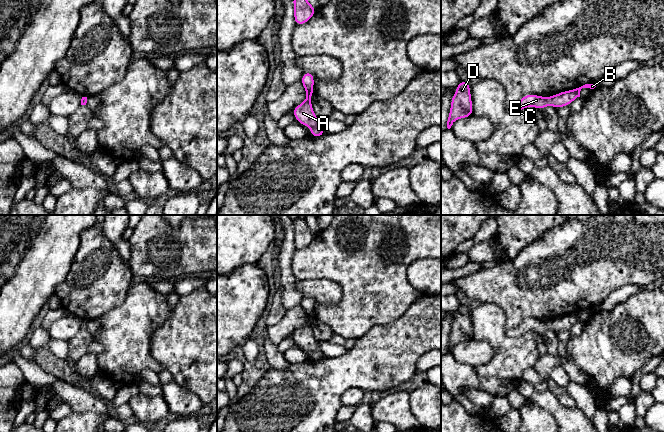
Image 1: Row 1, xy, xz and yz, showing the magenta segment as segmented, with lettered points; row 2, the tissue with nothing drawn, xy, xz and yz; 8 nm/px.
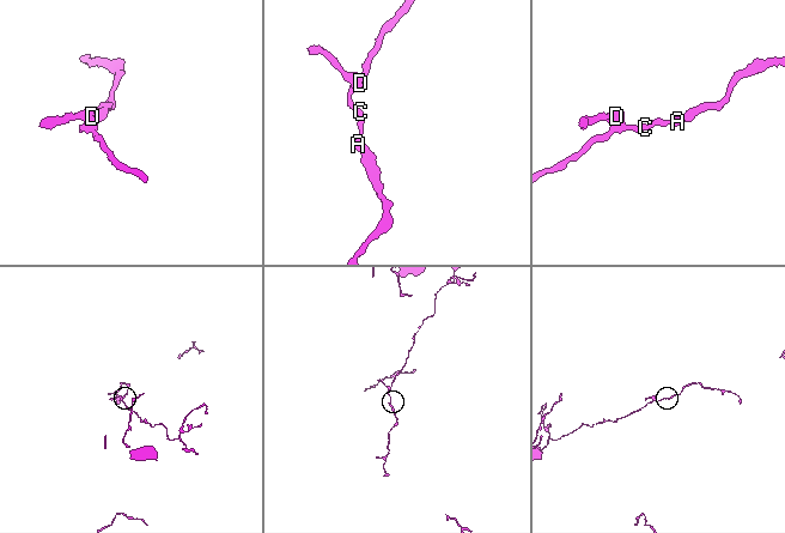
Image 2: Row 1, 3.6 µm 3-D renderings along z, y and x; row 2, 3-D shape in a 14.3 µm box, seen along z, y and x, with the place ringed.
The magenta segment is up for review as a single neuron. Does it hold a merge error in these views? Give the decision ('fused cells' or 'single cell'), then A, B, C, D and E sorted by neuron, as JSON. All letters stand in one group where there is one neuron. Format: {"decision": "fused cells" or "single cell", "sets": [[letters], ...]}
{"decision": "single cell", "sets": [["A", "B", "C", "D", "E"]]}

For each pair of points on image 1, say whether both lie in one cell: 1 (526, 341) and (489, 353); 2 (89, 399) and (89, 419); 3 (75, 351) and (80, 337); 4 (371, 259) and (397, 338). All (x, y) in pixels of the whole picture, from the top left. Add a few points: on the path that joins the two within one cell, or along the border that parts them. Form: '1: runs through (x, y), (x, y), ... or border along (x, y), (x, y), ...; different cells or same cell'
1: border along (474, 338), (486, 341), (494, 350), (488, 363); different cells
2: border along (72, 410), (107, 415); different cells
3: runs through (77, 348), (80, 340); same cell
4: border along (409, 306), (392, 321), (374, 325), (370, 329); different cells

